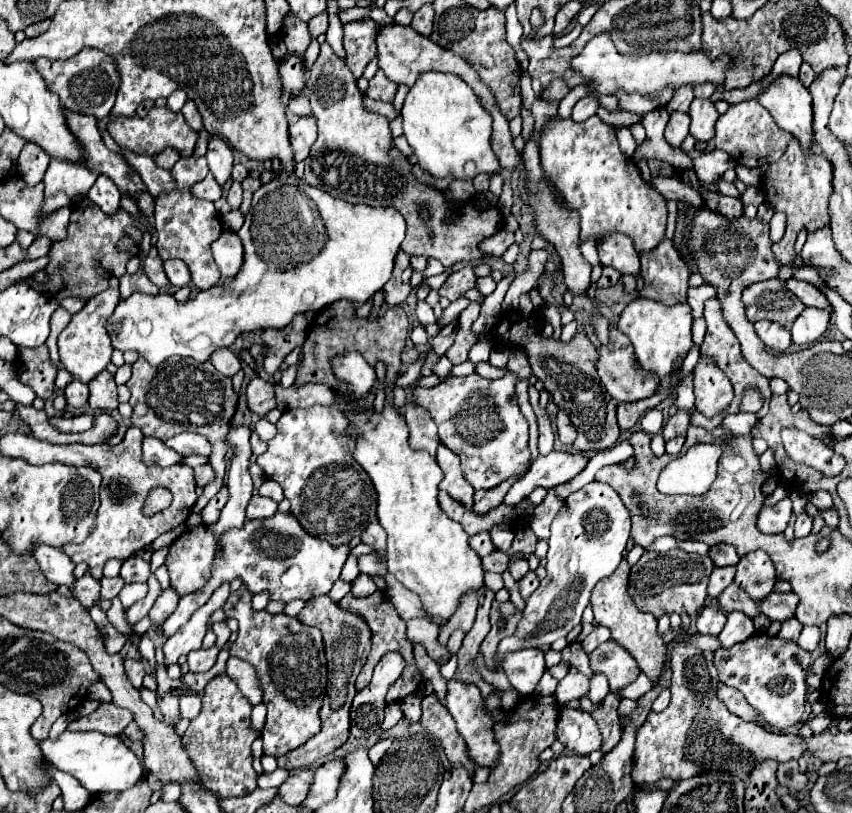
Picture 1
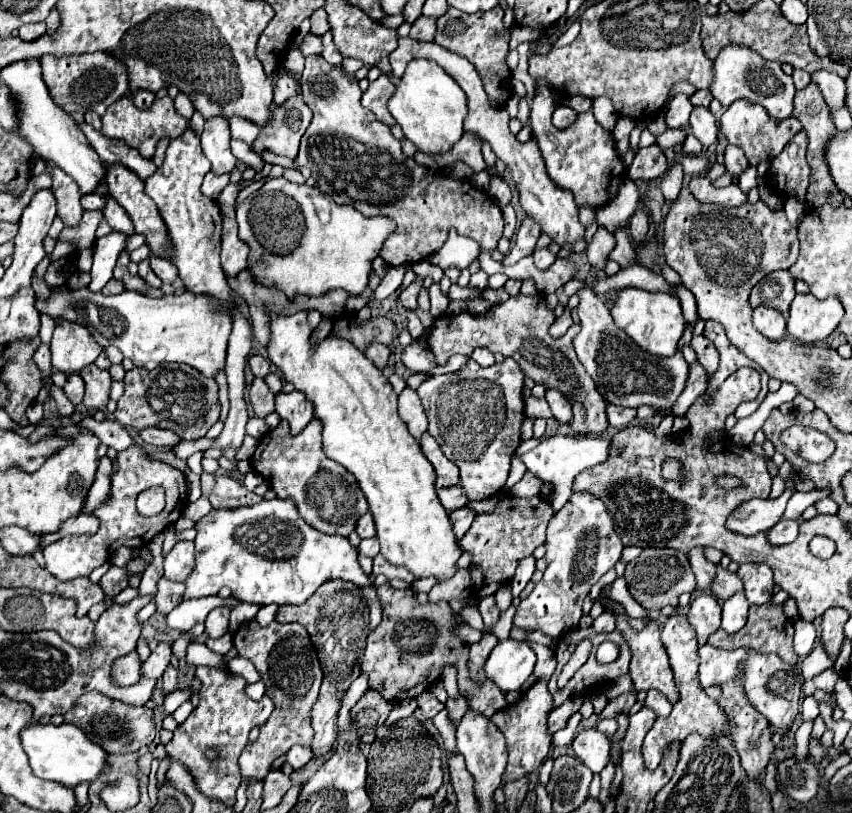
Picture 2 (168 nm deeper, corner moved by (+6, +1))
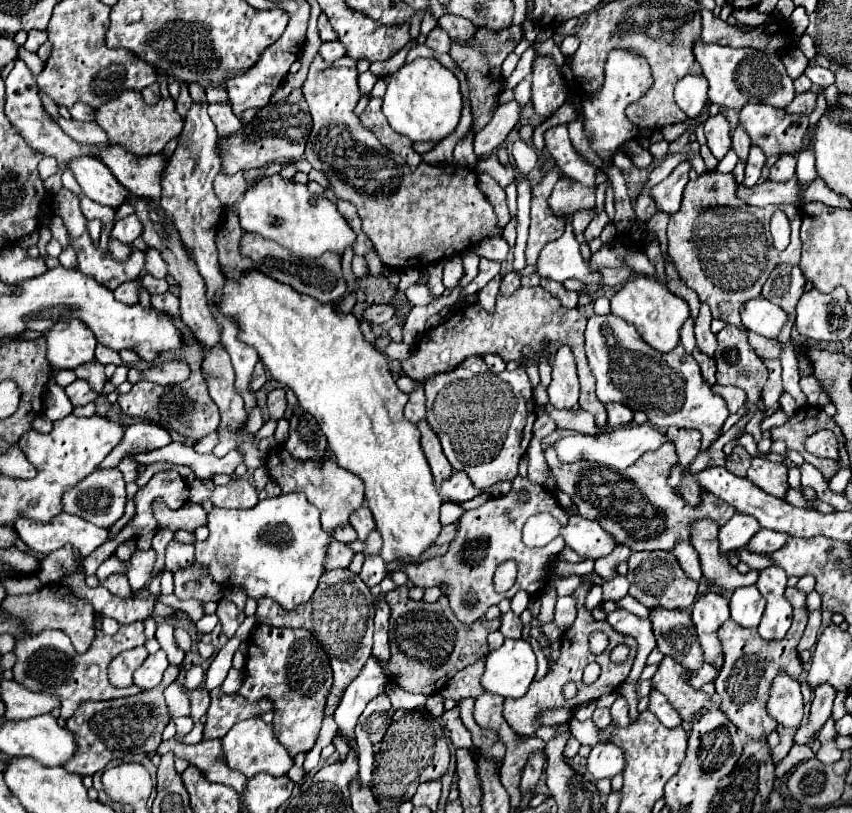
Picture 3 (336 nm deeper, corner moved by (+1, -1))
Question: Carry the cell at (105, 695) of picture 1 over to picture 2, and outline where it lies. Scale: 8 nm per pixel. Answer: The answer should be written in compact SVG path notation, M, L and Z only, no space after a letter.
M88 692L88 694L80 696L76 706L68 714L64 714L64 718L66 718L66 722L72 722L72 724L80 726L82 730L86 730L86 734L90 734L90 738L94 738L94 742L100 742L100 746L110 754L138 752L140 748L148 746L156 734L150 708L128 706L128 704L122 704L120 700L112 700L98 692Z

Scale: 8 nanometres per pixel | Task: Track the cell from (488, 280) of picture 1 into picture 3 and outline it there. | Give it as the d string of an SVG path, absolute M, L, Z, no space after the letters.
M409 286L403 294L409 298L409 302L411 302L413 306L425 306L425 304L429 304L431 300L435 300L435 298L429 294L429 288L427 288L427 286Z

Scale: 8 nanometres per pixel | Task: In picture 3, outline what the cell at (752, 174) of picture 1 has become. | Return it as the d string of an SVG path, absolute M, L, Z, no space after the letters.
M739 124L739 126L735 128L735 132L733 132L733 150L735 150L735 154L737 154L741 160L745 160L747 154L749 154L749 146L751 146L751 140L749 140L747 132L743 130L743 126Z

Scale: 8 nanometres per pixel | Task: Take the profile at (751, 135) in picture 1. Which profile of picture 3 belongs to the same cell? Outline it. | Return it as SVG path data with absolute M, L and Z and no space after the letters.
M747 104L739 114L739 122L745 126L751 142L761 146L767 156L773 156L773 152L795 154L809 126L807 116L787 114L767 104Z

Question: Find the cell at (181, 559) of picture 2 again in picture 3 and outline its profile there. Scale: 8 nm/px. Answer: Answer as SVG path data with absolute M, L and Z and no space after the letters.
M171 540L165 548L165 568L169 572L177 572L179 568L187 568L195 560L195 546Z

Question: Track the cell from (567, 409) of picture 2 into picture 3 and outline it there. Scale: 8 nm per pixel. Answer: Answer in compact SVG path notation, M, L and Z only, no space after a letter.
M561 346L553 360L553 380L549 384L549 400L557 410L569 410L579 400L577 364L569 346Z

